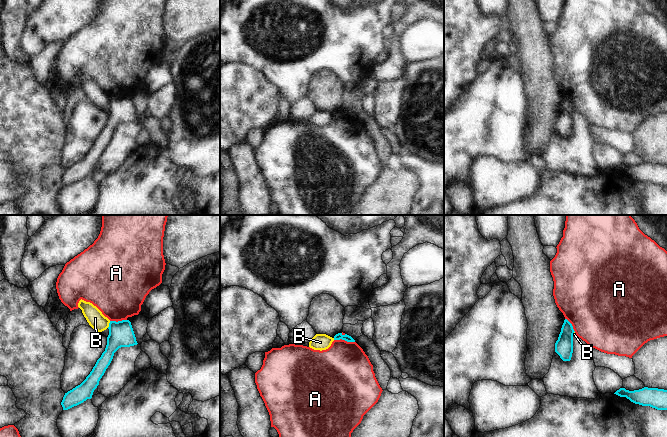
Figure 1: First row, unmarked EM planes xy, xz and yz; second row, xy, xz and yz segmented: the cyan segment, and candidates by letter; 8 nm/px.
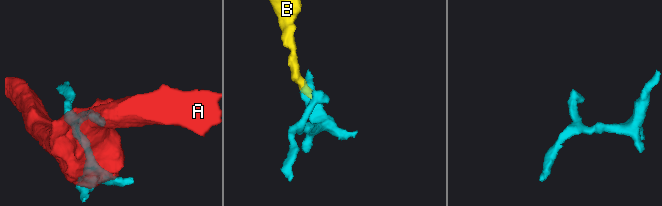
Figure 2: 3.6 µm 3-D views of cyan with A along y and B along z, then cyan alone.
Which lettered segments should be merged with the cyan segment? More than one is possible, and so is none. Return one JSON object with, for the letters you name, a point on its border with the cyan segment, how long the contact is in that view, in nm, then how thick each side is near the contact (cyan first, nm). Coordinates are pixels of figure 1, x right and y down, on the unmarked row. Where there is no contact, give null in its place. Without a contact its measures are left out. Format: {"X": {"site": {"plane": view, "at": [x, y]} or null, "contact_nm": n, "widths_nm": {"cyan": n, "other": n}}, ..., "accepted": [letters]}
{"accepted": []}

